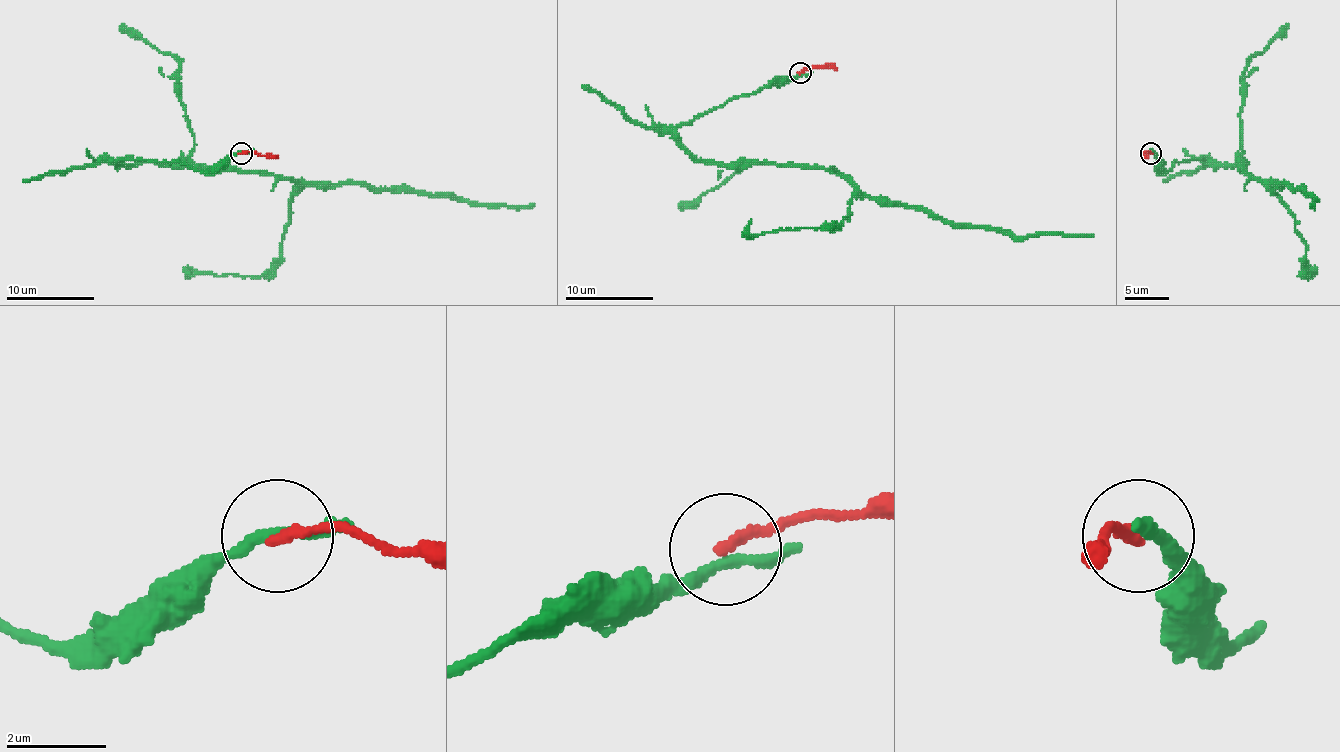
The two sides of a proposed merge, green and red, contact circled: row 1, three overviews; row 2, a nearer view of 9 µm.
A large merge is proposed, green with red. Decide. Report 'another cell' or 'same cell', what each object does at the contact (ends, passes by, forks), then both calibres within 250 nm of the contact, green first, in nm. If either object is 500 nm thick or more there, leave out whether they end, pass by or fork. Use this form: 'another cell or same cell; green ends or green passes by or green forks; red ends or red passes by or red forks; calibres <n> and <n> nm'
another cell; green passes by; red ends; calibres 200 and 200 nm

